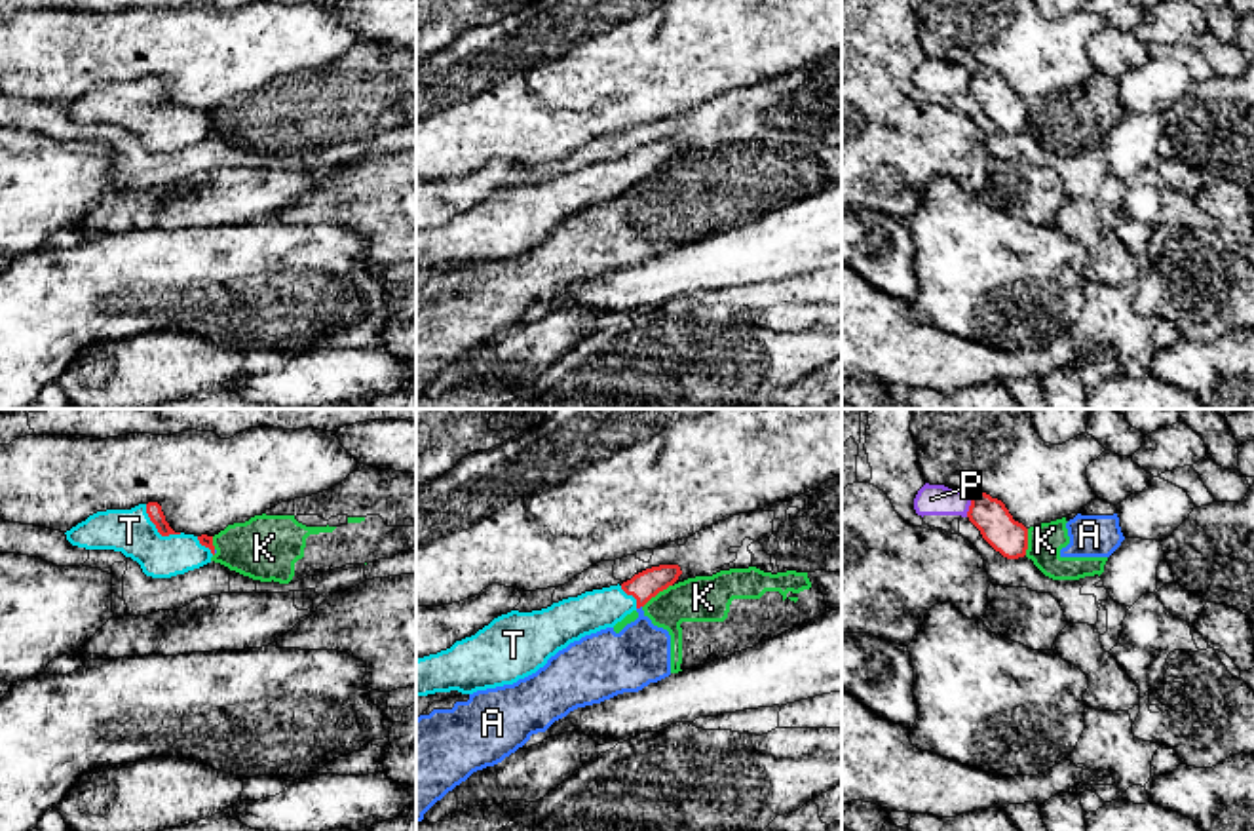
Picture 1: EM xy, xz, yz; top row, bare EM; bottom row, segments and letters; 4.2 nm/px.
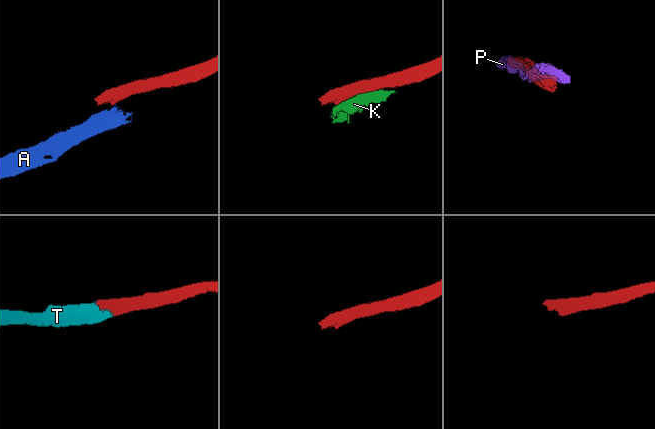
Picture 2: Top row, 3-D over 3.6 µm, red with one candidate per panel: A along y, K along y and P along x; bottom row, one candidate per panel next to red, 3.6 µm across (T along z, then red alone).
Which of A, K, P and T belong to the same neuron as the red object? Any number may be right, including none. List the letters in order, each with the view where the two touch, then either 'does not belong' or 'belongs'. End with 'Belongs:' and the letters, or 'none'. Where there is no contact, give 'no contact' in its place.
A: xz | does not belong
K: xz | does not belong
P: yz | does not belong
T: xy | belongs
Belongs: T

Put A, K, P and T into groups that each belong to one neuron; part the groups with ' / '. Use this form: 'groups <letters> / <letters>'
groups A K / P / T

